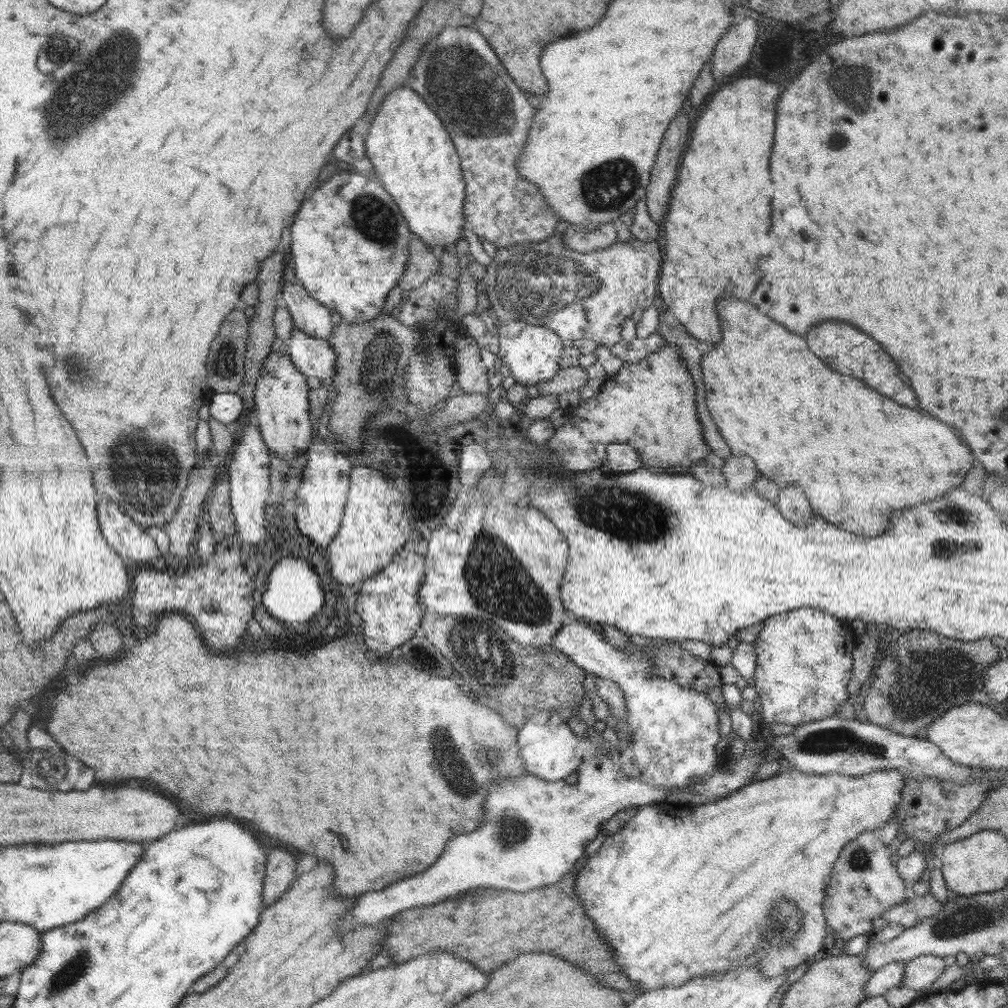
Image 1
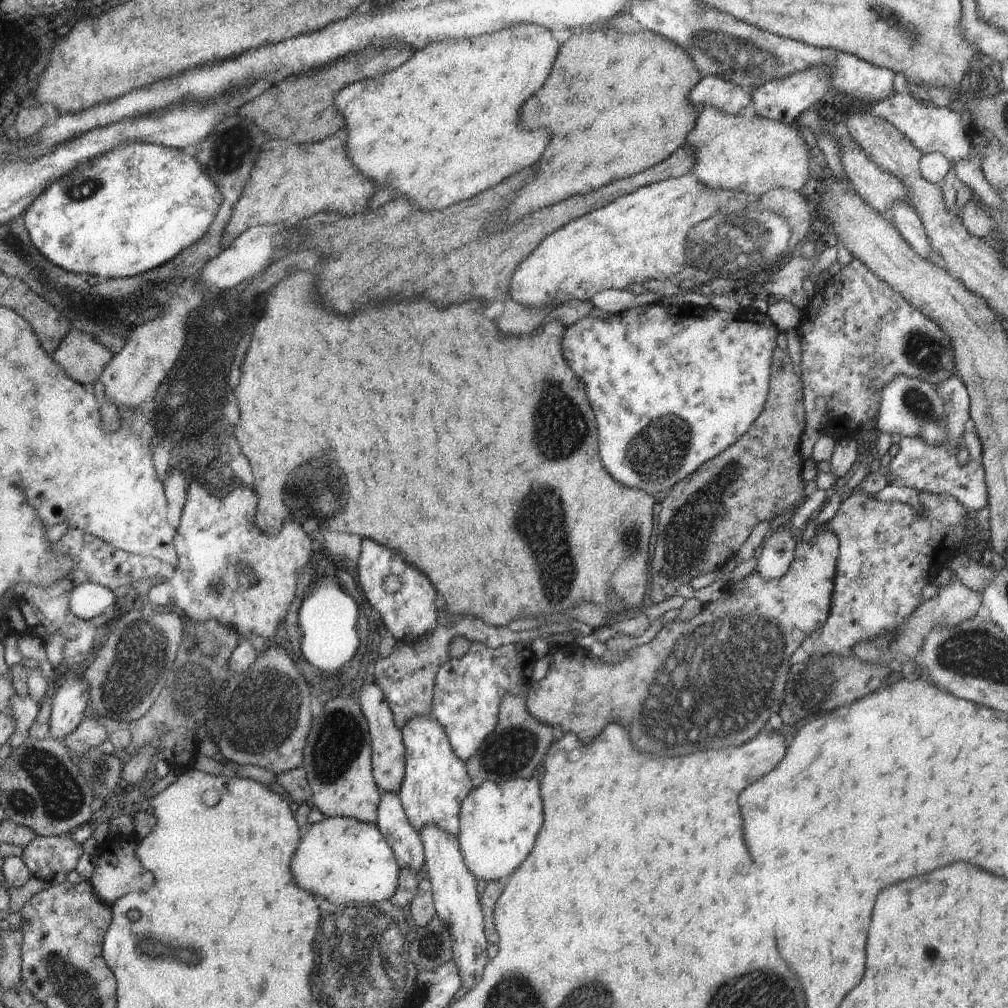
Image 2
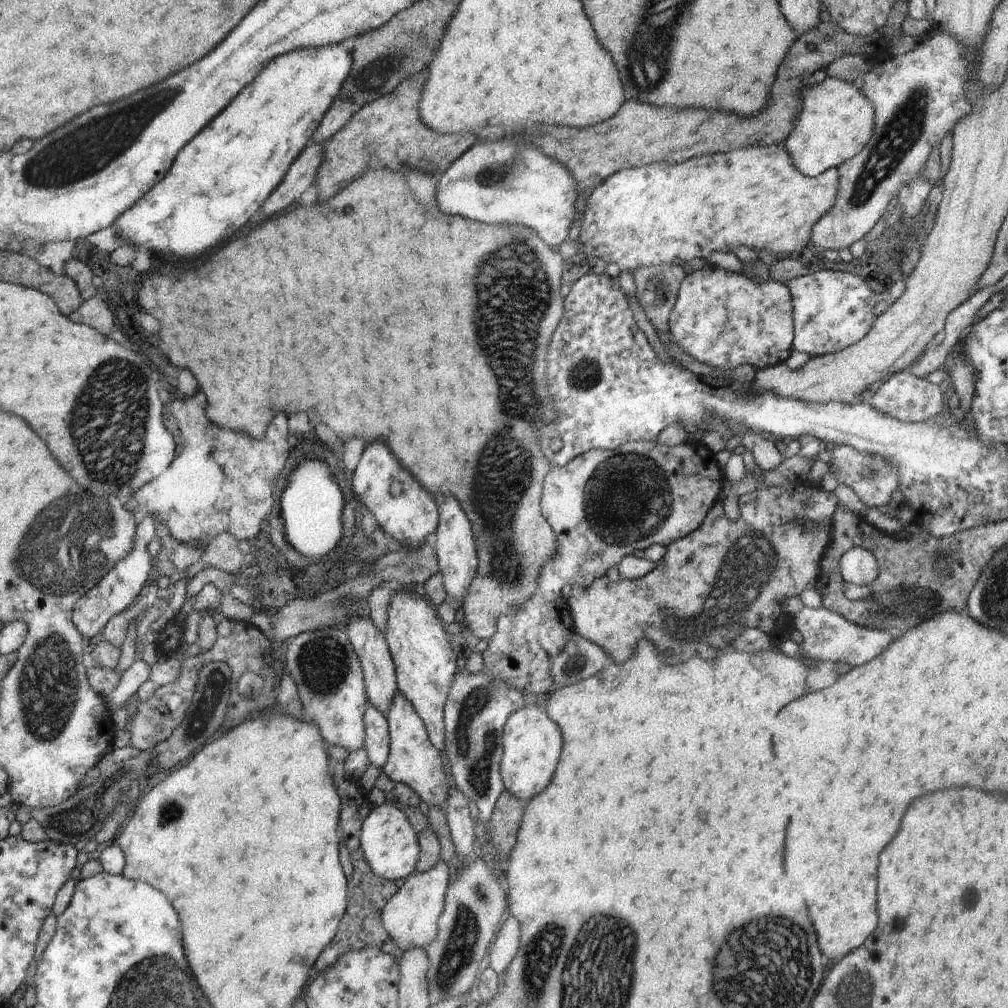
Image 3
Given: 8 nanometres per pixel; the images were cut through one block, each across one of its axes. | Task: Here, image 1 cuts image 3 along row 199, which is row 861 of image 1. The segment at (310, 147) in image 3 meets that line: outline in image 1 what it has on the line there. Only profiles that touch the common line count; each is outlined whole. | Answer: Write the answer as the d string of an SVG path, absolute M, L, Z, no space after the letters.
M274 848L268 854L268 866L266 866L266 884L262 892L263 908L276 902L292 884L298 870L298 858L284 850Z

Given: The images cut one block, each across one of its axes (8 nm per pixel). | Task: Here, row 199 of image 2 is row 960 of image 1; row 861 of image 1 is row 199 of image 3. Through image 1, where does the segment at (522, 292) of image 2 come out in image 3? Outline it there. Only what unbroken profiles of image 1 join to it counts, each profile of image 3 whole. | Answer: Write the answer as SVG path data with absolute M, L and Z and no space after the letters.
M784 143L773 145L756 145L743 147L737 150L731 150L726 154L702 155L691 158L690 160L678 164L666 164L666 162L657 162L648 166L639 166L638 168L624 169L622 172L612 174L610 178L604 180L600 186L597 186L585 203L583 216L581 218L581 227L579 231L578 242L580 250L587 256L598 256L607 263L614 263L619 271L627 271L634 274L637 268L658 266L661 264L679 264L682 260L690 262L696 258L708 258L712 252L727 252L735 254L736 248L748 246L756 253L758 252L778 252L792 253L795 256L800 253L802 248L808 247L812 240L812 228L827 212L832 210L836 202L836 192L838 192L838 167L829 168L822 174L815 177L804 176L799 168L796 168L790 160L790 155L784 148Z

